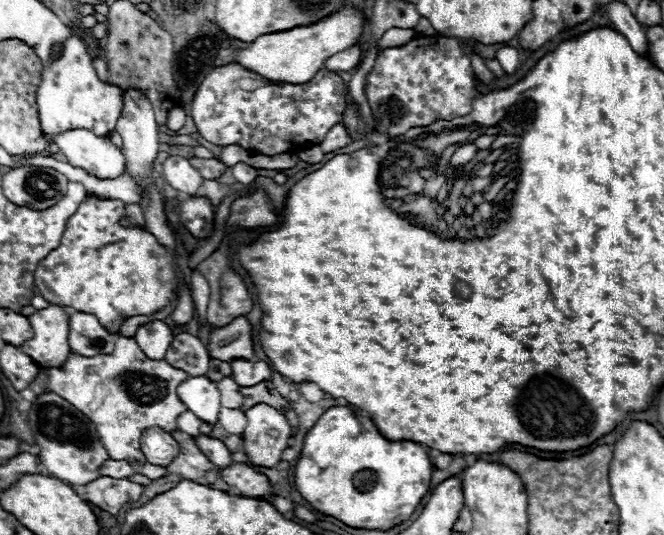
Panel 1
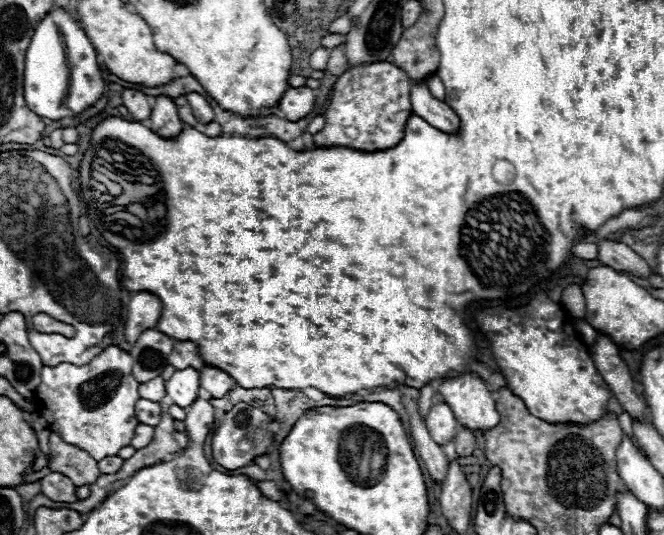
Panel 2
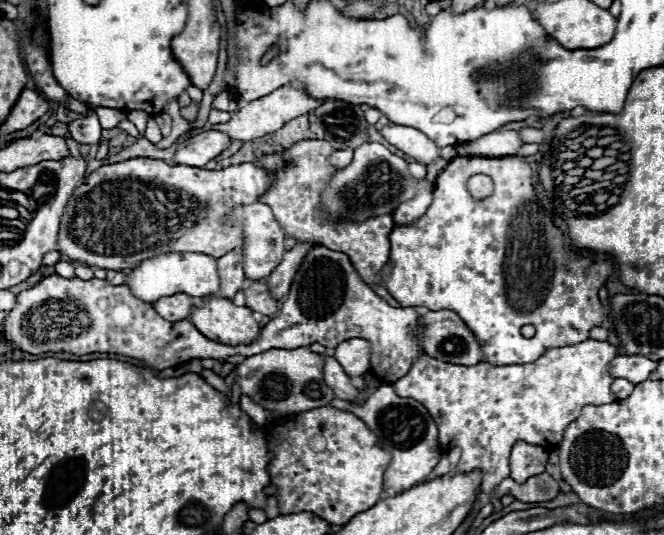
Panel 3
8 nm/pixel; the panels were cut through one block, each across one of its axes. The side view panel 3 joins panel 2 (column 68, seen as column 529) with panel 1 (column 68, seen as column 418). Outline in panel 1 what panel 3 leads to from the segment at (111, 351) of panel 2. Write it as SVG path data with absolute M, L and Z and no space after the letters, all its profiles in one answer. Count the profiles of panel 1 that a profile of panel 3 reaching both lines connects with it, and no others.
M120 336L116 340L114 352L106 354L106 356L78 356L78 354L70 354L68 360L64 362L64 366L60 368L40 368L40 372L44 372L48 376L48 392L56 392L60 398L68 400L70 404L74 404L76 408L80 408L80 412L84 412L84 416L88 416L88 420L92 420L96 434L100 438L100 442L104 444L106 452L114 458L114 460L140 460L146 462L142 450L140 450L140 436L144 434L144 430L152 428L152 426L160 426L166 432L176 430L176 418L186 412L186 406L182 404L182 400L176 394L176 388L188 380L188 374L180 368L172 368L166 360L150 360L144 356L144 352L140 350L140 346L136 344L134 338L128 336Z

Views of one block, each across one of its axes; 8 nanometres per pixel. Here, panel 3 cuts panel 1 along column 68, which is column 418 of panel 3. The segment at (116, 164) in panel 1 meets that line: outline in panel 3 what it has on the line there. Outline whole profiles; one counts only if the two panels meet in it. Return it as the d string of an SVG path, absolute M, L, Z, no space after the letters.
M394 124L394 126L382 128L382 136L392 146L396 146L398 150L402 150L406 156L414 158L422 166L430 166L430 164L434 164L436 160L442 158L440 148L416 128L406 128L406 126Z

